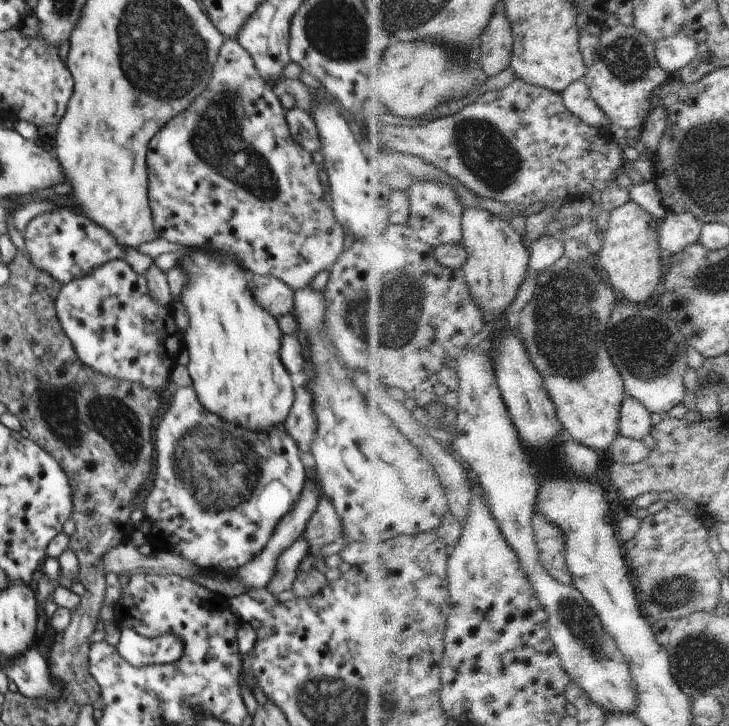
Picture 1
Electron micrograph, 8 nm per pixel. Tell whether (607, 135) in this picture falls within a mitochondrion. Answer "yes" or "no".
no

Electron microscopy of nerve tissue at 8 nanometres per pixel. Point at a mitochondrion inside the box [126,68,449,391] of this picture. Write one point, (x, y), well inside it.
(216, 139)

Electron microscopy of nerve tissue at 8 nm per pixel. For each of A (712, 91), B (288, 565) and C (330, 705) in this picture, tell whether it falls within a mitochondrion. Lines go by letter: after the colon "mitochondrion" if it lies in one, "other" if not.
A: other
B: other
C: mitochondrion

